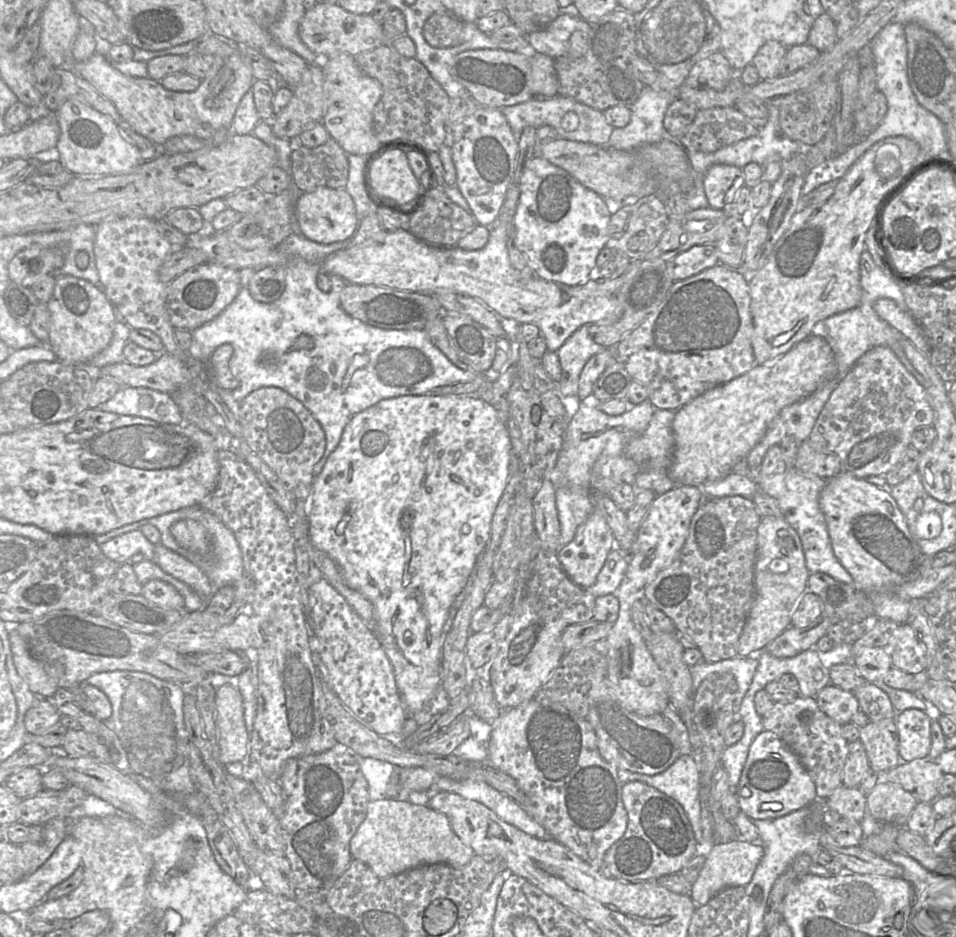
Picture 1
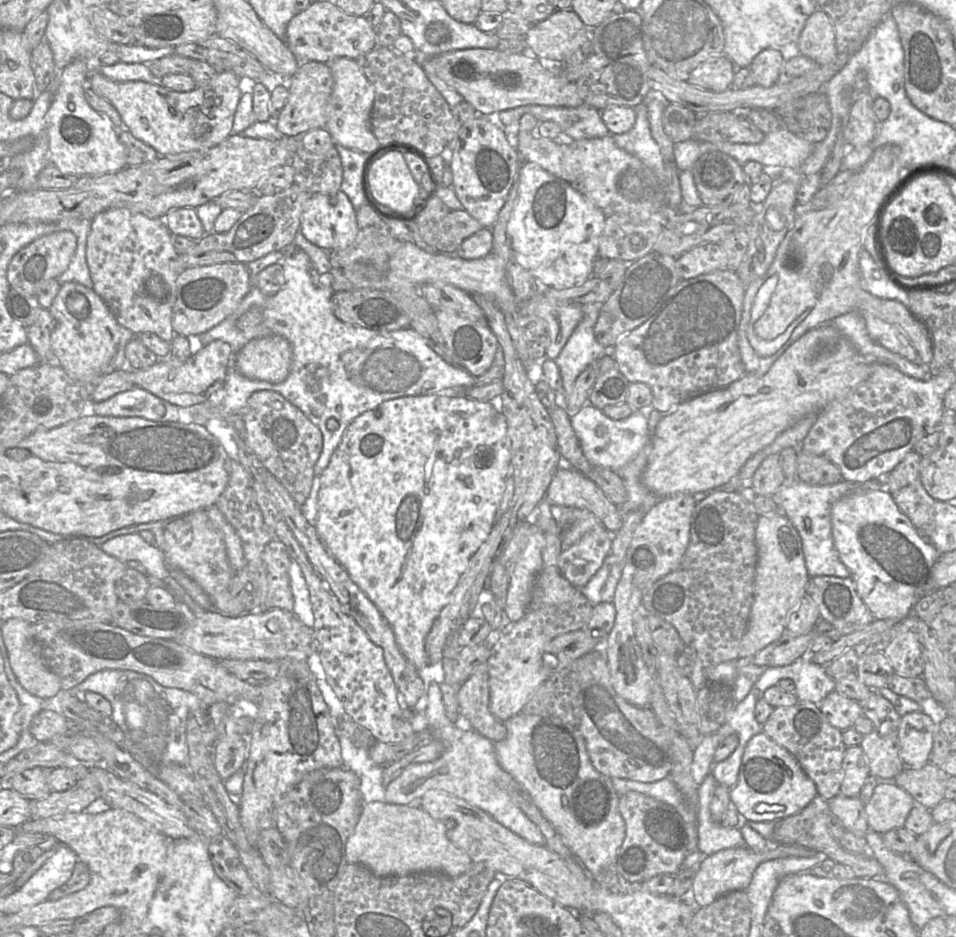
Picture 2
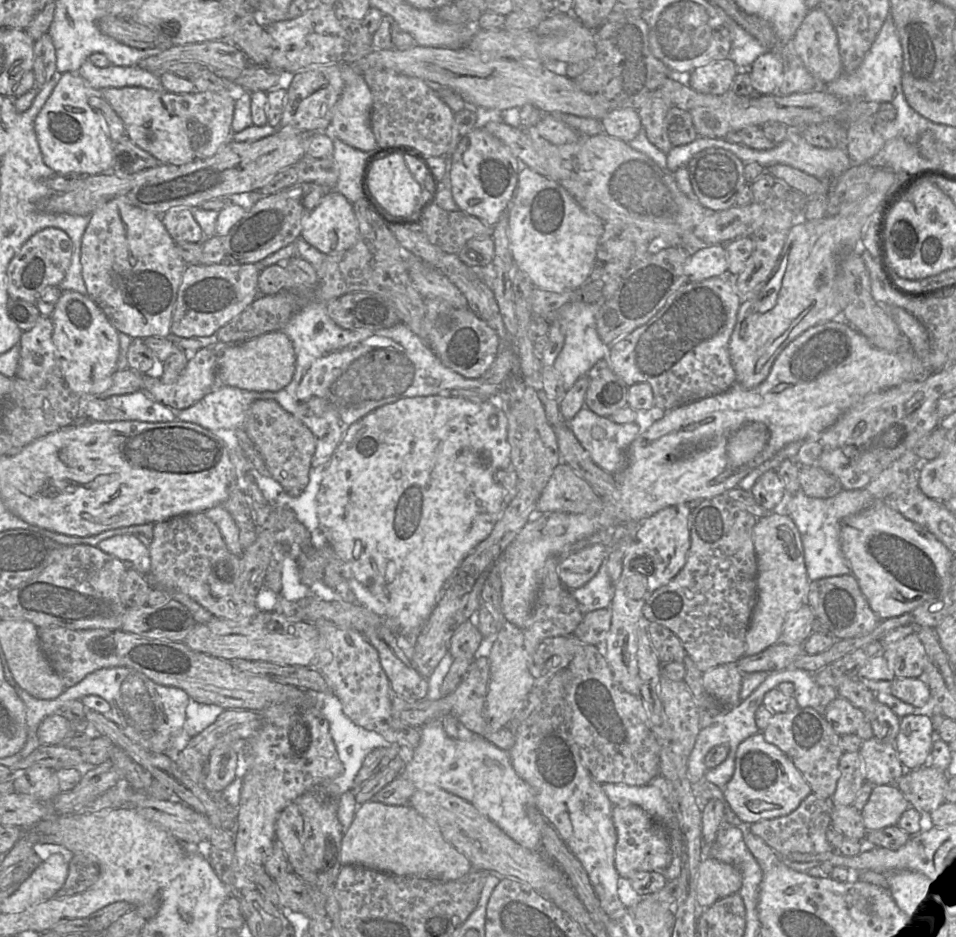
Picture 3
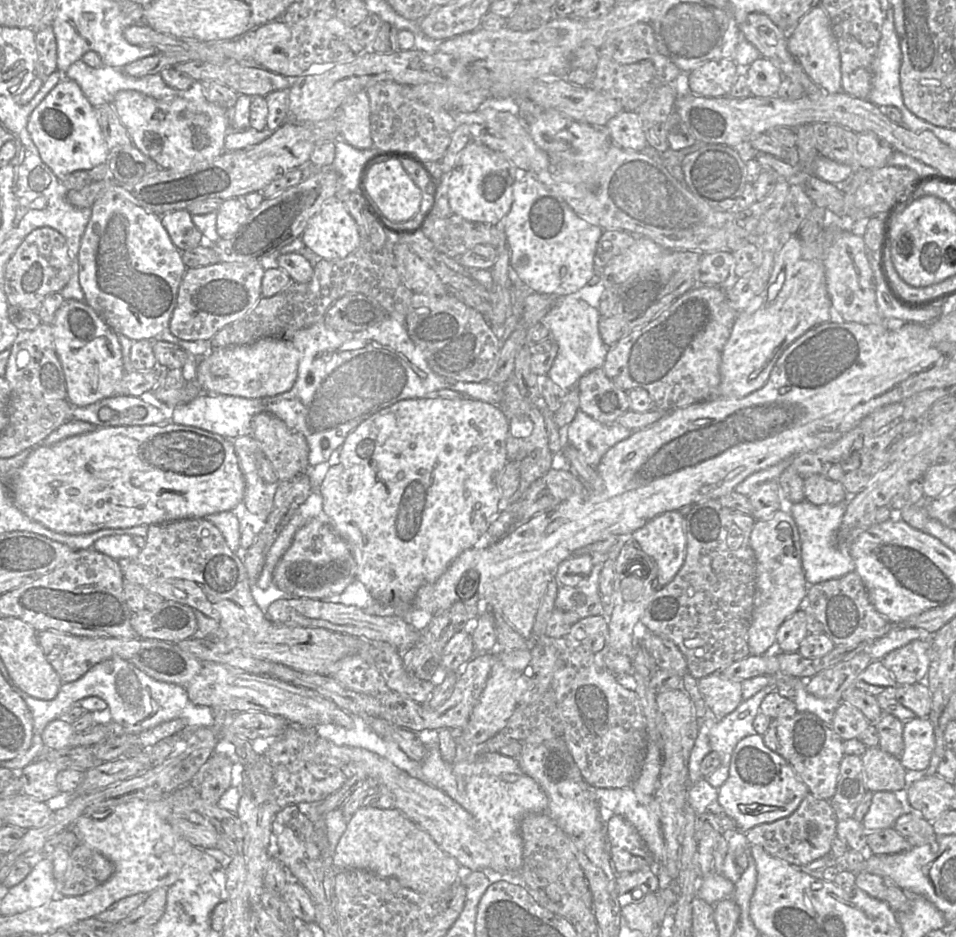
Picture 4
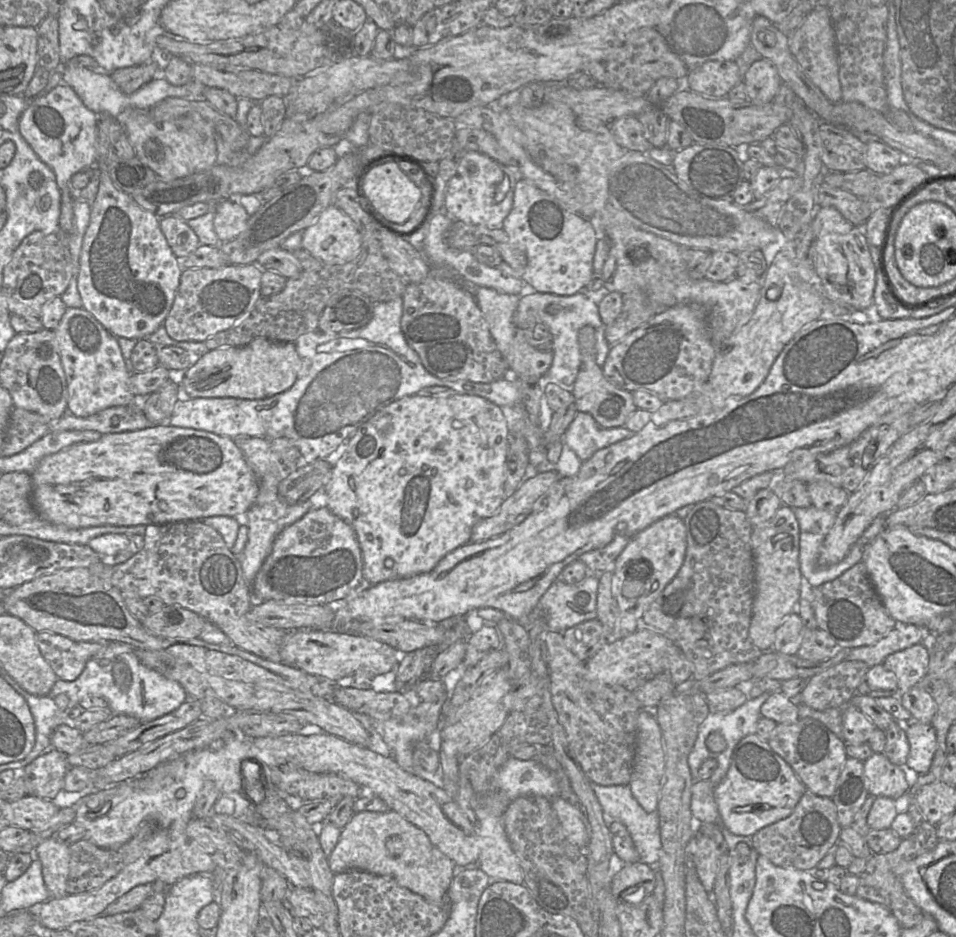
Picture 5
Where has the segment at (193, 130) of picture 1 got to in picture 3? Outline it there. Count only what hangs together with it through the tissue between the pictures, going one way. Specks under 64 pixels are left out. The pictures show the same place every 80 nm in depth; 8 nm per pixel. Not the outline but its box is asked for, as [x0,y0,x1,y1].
[94,87,235,165]

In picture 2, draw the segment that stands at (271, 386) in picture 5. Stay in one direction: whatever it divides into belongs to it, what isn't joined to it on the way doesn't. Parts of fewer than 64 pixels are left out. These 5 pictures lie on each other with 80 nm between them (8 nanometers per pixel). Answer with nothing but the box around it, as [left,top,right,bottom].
[232,335,292,383]

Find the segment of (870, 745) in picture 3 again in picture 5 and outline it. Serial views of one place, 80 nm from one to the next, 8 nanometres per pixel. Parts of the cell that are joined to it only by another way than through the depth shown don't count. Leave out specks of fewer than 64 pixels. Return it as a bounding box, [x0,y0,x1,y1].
[864,753,909,800]

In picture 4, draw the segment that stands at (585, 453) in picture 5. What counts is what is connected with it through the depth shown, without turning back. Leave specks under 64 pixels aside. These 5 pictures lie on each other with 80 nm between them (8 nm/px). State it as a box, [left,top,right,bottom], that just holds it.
[563,410,633,468]

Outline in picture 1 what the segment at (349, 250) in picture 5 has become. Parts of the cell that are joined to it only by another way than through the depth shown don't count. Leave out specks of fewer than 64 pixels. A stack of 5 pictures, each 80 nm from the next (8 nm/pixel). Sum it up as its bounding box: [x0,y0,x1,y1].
[295,187,358,244]

